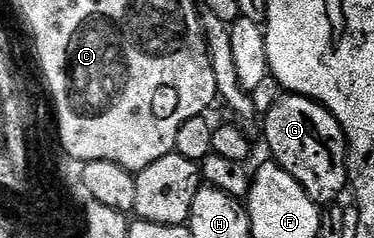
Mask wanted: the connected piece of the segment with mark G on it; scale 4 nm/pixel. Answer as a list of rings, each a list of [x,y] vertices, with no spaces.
[[[291,93],[281,94],[279,101],[270,109],[268,115],[263,116],[264,139],[272,150],[271,158],[279,163],[286,173],[290,173],[302,185],[302,189],[318,205],[325,205],[331,199],[336,199],[344,191],[344,186],[349,186],[348,177],[348,141],[344,138],[344,131],[340,123],[322,106],[321,103],[307,99],[304,95]]]

